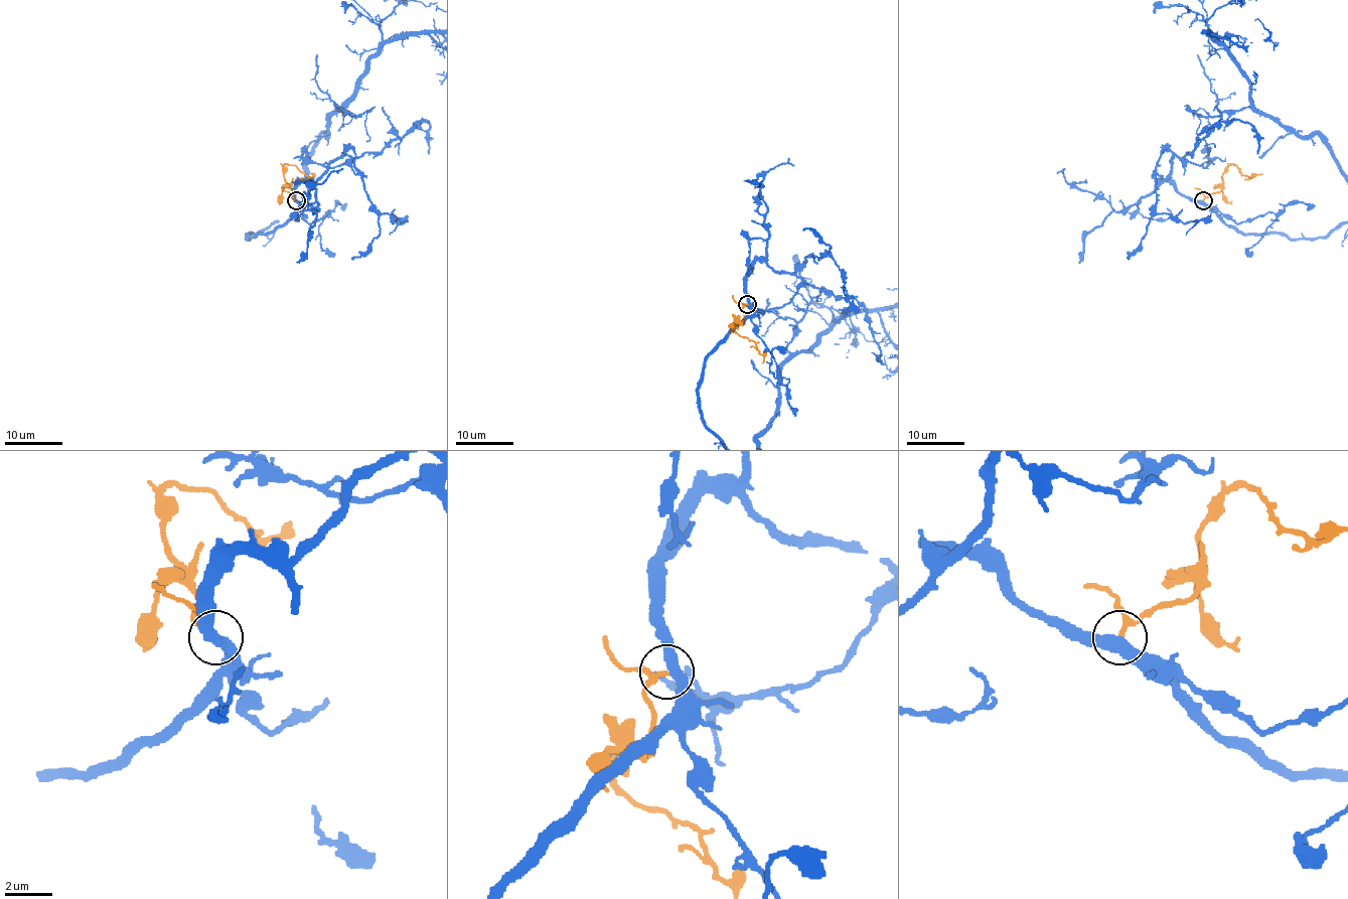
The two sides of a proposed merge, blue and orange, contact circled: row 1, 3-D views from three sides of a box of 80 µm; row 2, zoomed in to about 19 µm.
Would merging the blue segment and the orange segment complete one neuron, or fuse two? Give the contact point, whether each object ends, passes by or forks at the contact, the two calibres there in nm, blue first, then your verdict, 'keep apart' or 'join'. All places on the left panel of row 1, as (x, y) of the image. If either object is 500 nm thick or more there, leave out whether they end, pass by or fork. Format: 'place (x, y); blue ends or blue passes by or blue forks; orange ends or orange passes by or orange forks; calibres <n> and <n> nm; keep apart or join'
place (296, 200); blue passes by; orange passes by; calibres 400 and 160 nm; join

